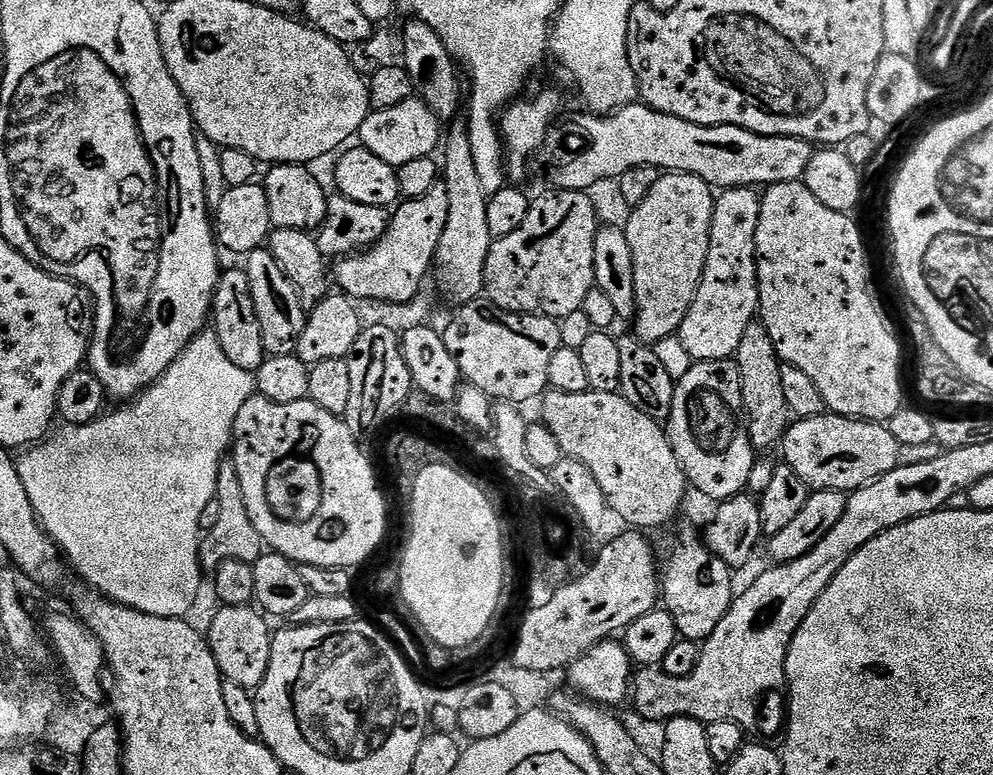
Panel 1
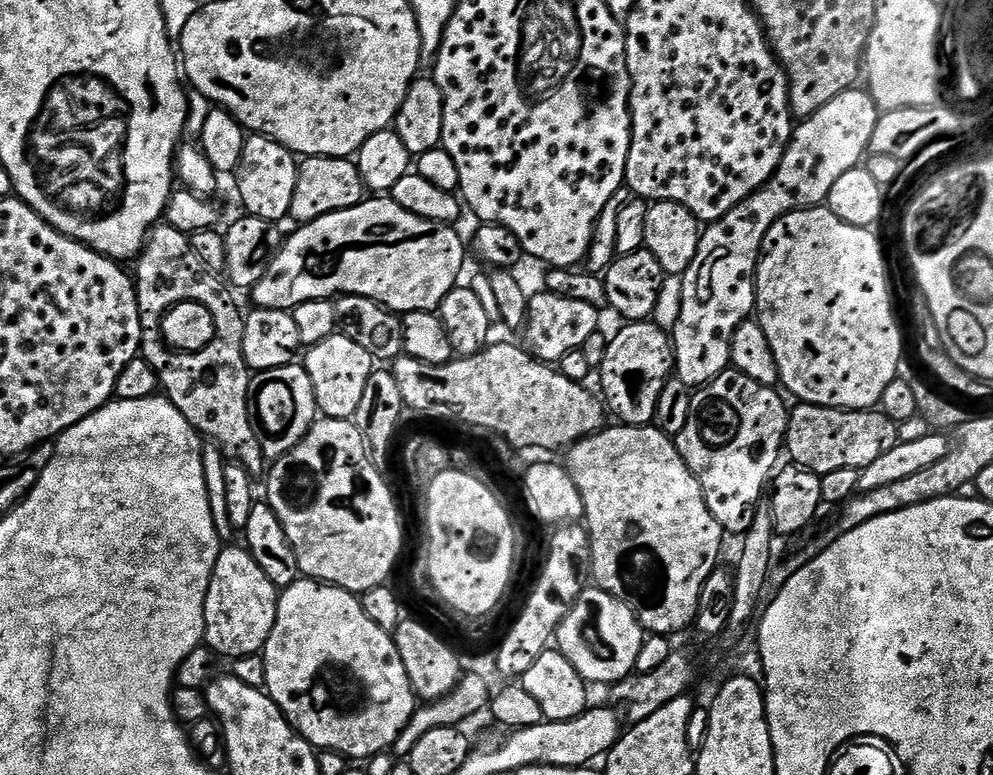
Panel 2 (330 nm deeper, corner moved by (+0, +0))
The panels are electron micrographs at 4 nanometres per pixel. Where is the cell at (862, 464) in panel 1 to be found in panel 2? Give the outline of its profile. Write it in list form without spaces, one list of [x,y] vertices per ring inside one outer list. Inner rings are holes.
[[[797,403],[790,412],[787,455],[792,455],[797,465],[817,472],[821,477],[830,470],[865,468],[875,462],[886,450],[898,443],[898,426],[879,410],[849,412],[842,408],[823,408],[817,404]]]

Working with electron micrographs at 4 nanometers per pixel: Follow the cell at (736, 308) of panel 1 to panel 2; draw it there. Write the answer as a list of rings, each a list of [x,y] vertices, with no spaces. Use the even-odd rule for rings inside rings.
[[[853,86],[848,88],[842,94],[838,94],[838,98],[830,98],[830,102],[826,102],[826,106],[822,106],[822,110],[818,110],[813,116],[801,119],[795,125],[792,133],[792,140],[788,144],[786,154],[782,154],[782,162],[778,162],[778,170],[774,170],[774,174],[765,182],[754,194],[750,194],[750,198],[746,198],[742,202],[738,202],[738,206],[734,206],[734,210],[730,210],[730,214],[726,214],[720,220],[715,220],[713,224],[707,225],[701,231],[700,245],[698,246],[698,254],[694,258],[694,262],[690,262],[690,266],[684,271],[682,286],[682,308],[678,317],[678,322],[670,331],[670,339],[674,349],[674,372],[682,382],[686,382],[688,387],[695,390],[703,388],[709,384],[714,378],[718,378],[718,374],[729,371],[732,359],[730,358],[730,342],[734,338],[734,330],[738,330],[738,326],[742,326],[744,321],[749,319],[756,310],[756,267],[760,261],[760,253],[762,252],[762,242],[766,238],[766,234],[770,230],[770,226],[774,226],[774,222],[778,218],[782,218],[791,212],[797,210],[806,210],[807,208],[821,207],[827,201],[830,190],[834,190],[834,182],[838,182],[838,178],[842,178],[842,174],[846,174],[846,170],[854,170],[861,167],[862,161],[869,155],[868,147],[870,146],[870,138],[874,138],[874,126],[878,126],[878,118],[882,115],[880,107],[874,102],[874,98],[863,87]]]

